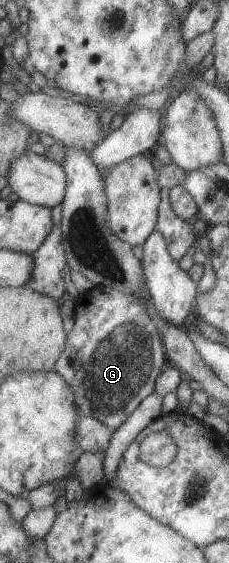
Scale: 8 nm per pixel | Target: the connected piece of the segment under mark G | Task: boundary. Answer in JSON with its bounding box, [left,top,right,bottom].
[53,285,167,430]

